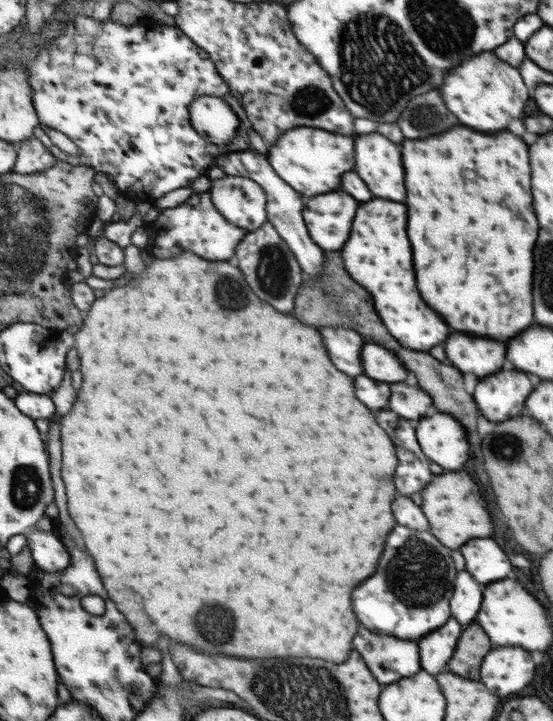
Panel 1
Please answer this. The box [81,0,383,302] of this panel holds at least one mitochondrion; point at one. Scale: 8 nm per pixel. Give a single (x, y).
(310, 104)

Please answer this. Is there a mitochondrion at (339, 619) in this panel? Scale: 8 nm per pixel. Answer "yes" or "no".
no

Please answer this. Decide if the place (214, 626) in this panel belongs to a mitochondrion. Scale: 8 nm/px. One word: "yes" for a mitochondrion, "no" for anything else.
yes

